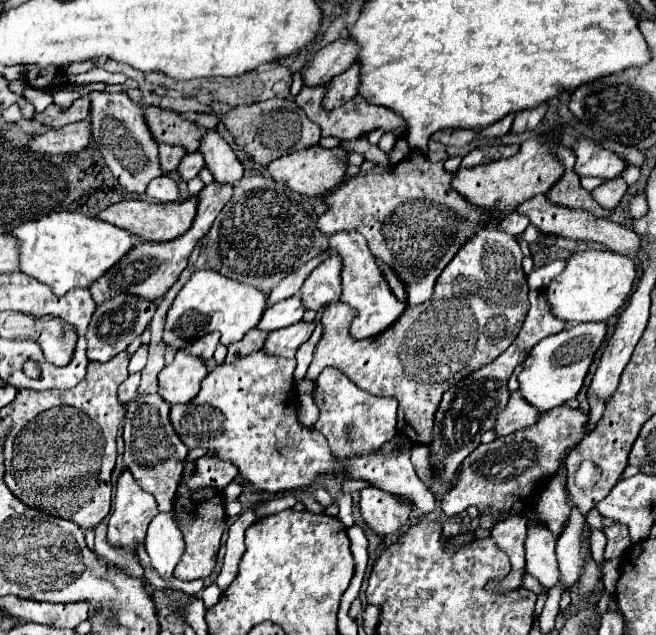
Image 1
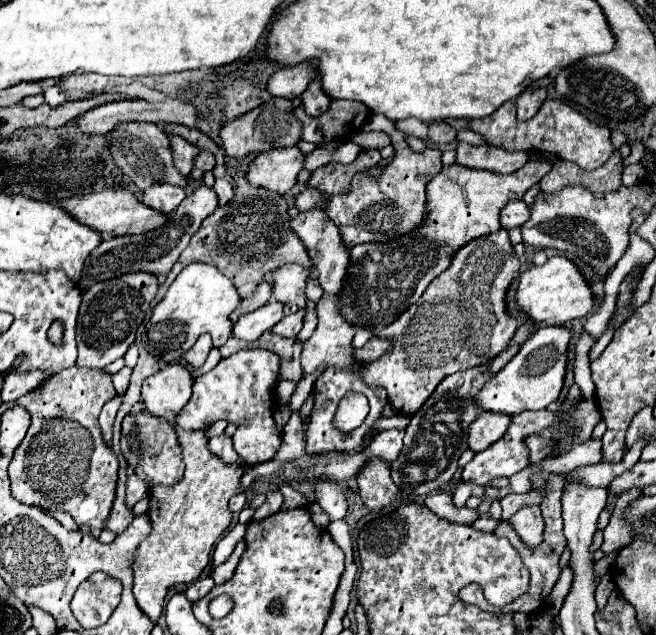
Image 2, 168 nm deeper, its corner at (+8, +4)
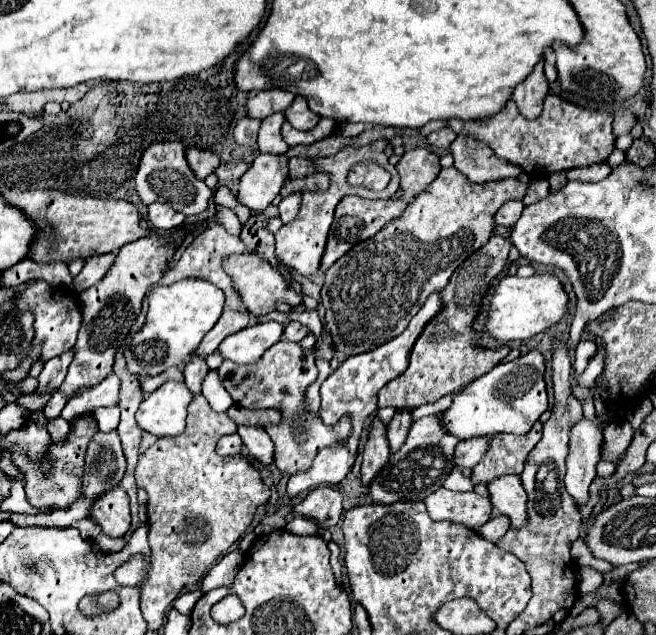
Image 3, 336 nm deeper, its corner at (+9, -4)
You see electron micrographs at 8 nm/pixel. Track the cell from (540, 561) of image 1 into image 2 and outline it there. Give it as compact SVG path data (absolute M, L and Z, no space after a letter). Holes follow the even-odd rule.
M524 506L508 522L512 522L514 530L528 546L538 546L542 542L544 518L540 506Z

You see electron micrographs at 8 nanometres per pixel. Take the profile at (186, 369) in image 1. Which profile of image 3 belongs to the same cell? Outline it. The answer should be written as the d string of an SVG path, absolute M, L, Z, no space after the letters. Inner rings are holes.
M165 382L155 392L147 394L135 414L141 430L155 436L177 436L185 430L187 406L193 392L185 382Z

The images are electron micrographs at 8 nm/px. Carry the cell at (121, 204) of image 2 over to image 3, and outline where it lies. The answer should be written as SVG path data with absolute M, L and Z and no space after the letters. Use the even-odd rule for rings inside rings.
M9 190L5 192L5 198L9 204L31 216L31 220L37 220L37 226L43 228L43 234L37 236L37 244L33 246L33 260L39 262L85 260L95 254L119 250L125 244L151 234L149 228L141 226L137 206L127 200L97 200L91 196L63 194L59 190Z

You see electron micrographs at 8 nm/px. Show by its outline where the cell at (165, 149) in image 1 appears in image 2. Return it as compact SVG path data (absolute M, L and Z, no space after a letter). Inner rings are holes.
M170 136L170 144L172 144L172 156L174 156L176 168L184 176L188 176L194 168L194 160L200 150L194 144L188 144L188 140L184 140L180 136Z

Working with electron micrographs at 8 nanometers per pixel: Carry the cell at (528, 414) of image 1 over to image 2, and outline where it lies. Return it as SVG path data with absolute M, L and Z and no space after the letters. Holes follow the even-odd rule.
M484 412L468 426L468 448L472 452L482 452L490 444L494 444L508 428L512 416Z

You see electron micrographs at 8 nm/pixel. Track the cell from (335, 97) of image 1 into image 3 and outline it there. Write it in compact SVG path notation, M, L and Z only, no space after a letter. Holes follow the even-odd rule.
M297 96L293 100L293 104L285 110L285 116L287 116L287 122L291 122L299 130L311 130L321 120L319 114L309 110L307 100L303 96Z

